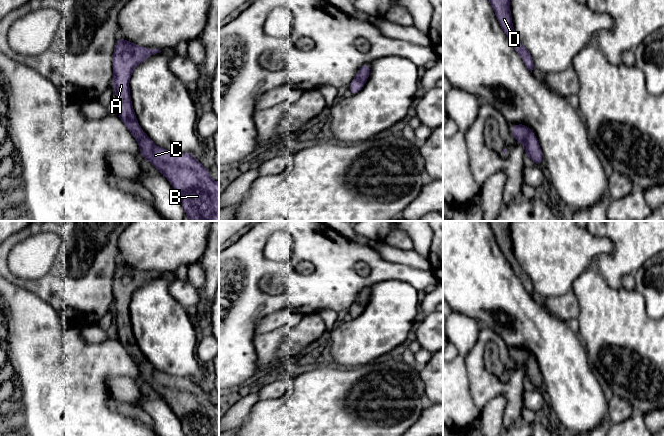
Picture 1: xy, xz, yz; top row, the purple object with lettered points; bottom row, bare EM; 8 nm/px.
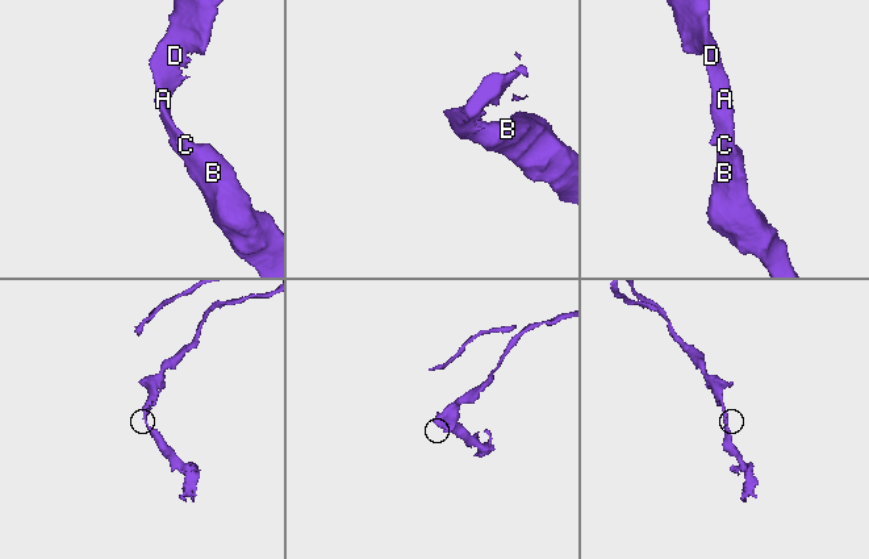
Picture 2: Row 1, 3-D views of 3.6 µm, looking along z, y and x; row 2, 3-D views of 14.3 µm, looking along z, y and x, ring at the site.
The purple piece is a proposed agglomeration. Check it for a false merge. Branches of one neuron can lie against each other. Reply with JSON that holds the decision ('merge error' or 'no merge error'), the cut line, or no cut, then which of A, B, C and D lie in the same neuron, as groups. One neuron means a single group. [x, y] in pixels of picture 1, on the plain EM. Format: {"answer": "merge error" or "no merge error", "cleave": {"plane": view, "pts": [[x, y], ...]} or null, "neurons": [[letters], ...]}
{"answer": "no merge error", "cleave": null, "neurons": [["A", "B", "C", "D"]]}

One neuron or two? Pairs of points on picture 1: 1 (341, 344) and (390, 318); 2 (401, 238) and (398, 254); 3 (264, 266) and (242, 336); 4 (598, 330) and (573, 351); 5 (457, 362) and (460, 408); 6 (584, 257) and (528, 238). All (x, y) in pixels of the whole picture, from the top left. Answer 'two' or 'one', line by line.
1: one
2: two
3: one
4: two
5: one
6: one

